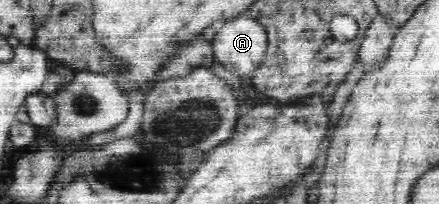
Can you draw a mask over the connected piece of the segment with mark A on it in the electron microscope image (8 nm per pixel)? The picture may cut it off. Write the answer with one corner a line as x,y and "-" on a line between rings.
236,18
226,22
212,40
215,60
247,81
262,64
267,48
266,28
253,18

